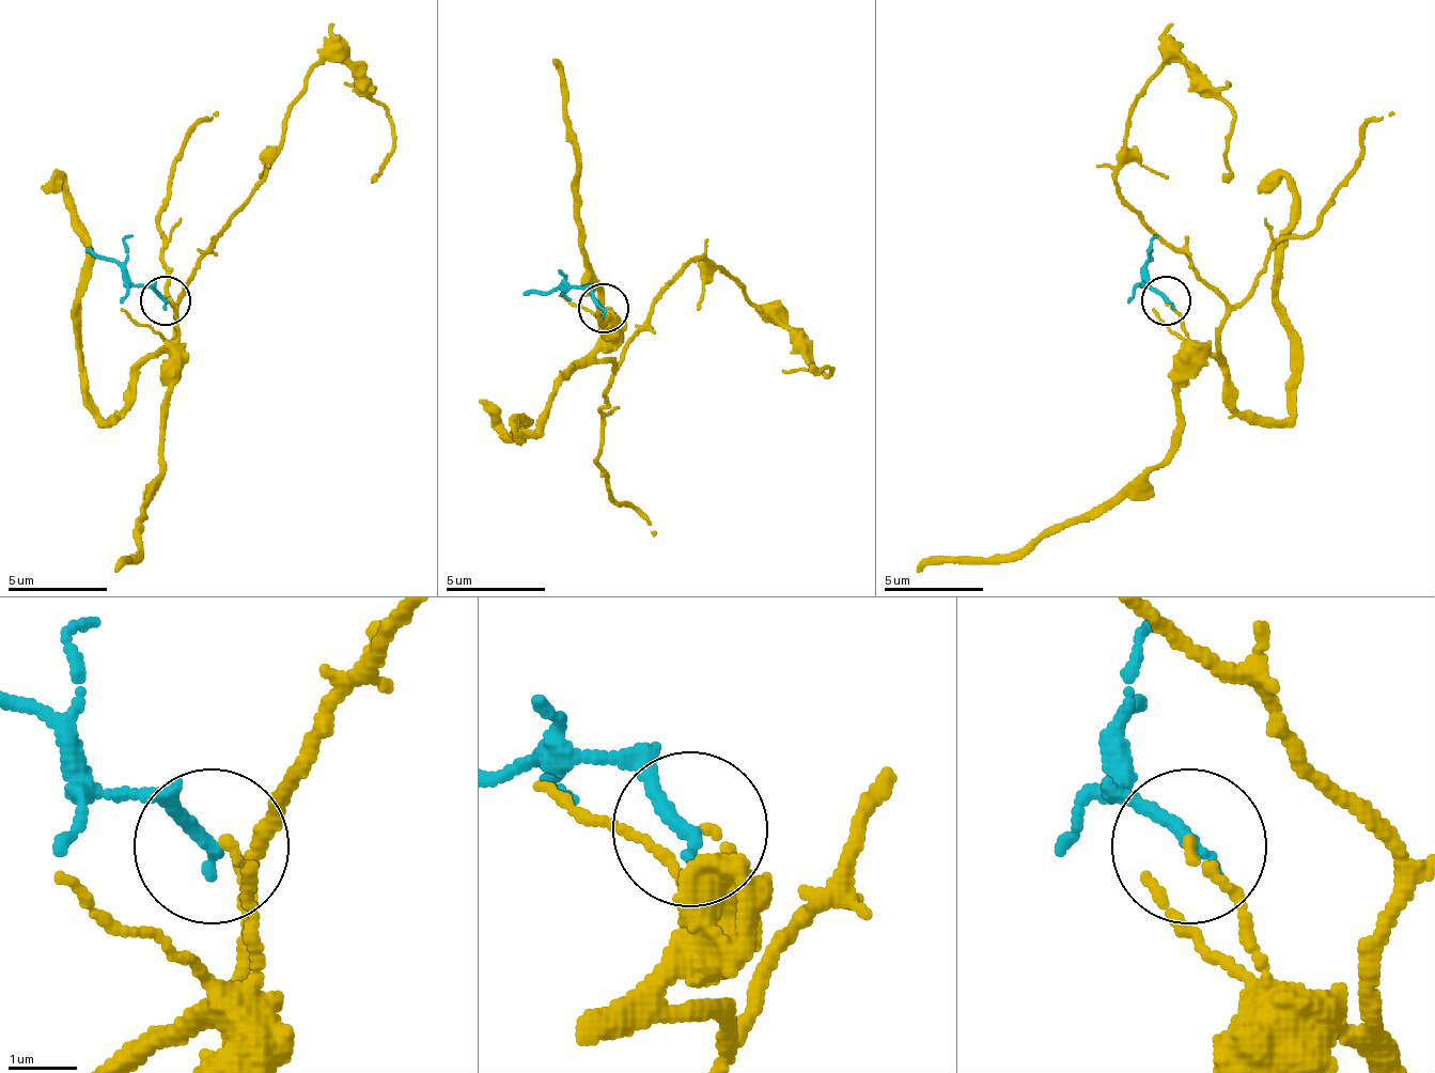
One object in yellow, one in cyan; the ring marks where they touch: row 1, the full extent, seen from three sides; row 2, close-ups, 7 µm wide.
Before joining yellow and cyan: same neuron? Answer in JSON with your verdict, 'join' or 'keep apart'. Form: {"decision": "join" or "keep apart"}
{"decision": "keep apart"}

